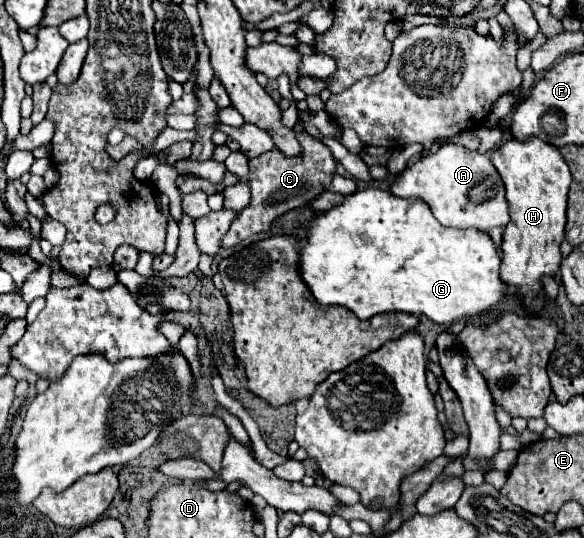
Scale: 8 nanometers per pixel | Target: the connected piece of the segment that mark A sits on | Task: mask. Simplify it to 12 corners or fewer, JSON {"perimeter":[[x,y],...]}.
{"perimeter":[[443,144],[391,192],[443,226],[505,228],[505,186],[485,154]]}

